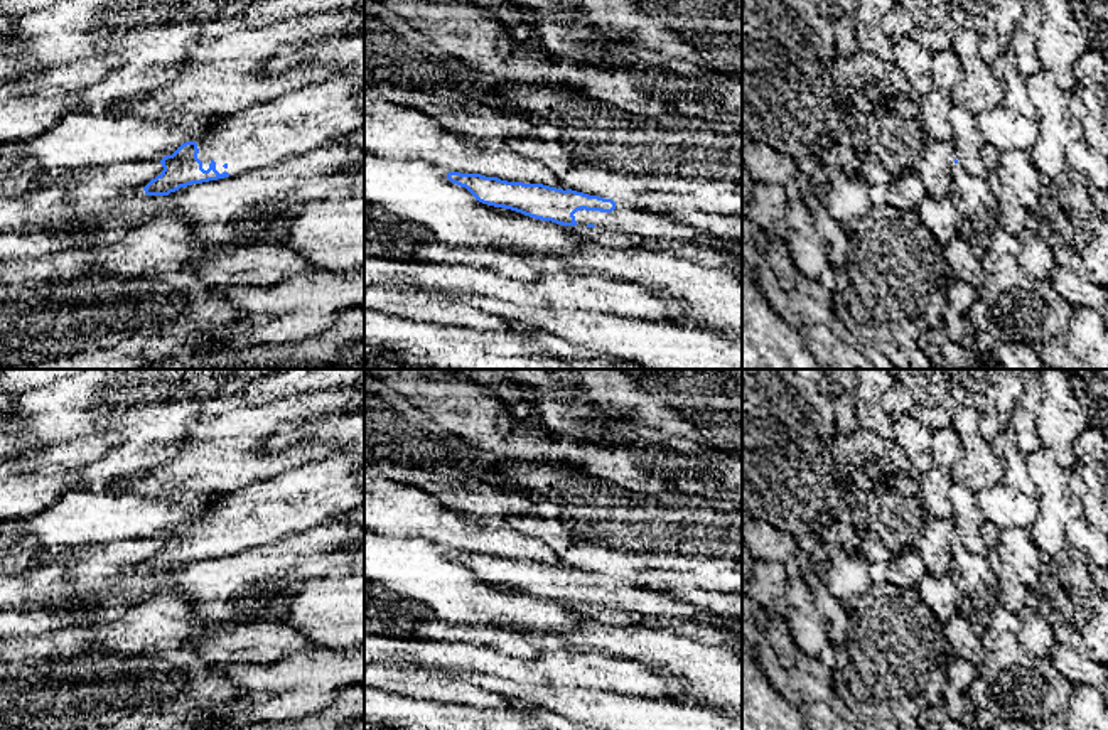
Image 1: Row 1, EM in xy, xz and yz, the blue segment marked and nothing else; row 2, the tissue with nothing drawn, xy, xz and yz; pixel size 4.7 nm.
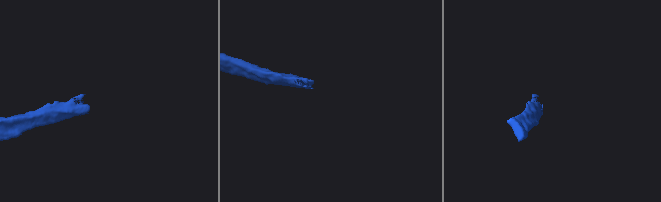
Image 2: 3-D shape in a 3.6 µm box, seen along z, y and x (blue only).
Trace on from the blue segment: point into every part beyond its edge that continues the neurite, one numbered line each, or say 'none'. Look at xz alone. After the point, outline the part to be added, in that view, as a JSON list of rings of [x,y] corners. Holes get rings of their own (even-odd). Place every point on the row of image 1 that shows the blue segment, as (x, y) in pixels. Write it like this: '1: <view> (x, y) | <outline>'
1: xz (645, 225) | [[[616,204],[612,212],[577,211],[577,226],[594,224],[595,228],[612,229],[624,234],[634,234],[643,239],[686,239],[712,246],[718,251],[732,255],[742,268],[742,241],[715,239],[703,231],[698,231],[685,223],[671,221],[664,216],[629,209]]]

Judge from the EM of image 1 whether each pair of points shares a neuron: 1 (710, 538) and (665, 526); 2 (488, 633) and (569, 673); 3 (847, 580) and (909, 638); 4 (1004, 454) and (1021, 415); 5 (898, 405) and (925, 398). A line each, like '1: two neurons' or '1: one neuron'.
1: one neuron
2: two neurons
3: two neurons
4: two neurons
5: one neuron

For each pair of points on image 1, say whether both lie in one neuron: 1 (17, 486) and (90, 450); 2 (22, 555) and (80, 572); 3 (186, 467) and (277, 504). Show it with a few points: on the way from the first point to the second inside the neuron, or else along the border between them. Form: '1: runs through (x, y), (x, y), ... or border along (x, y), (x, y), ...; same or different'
1: runs through (36, 481), (71, 457); same
2: border along (48, 555), (31, 568); different
3: border along (275, 476), (265, 481), (247, 483), (225, 494); different

